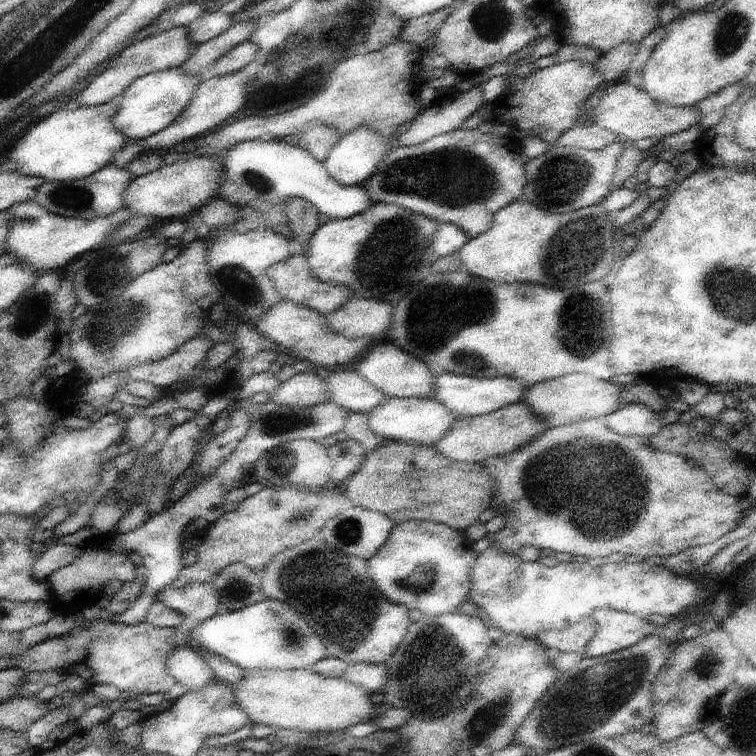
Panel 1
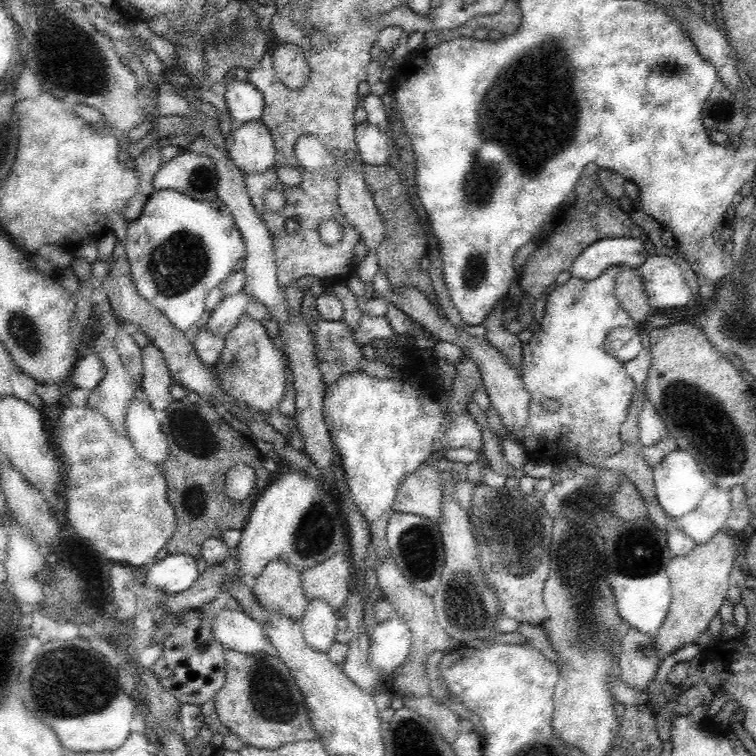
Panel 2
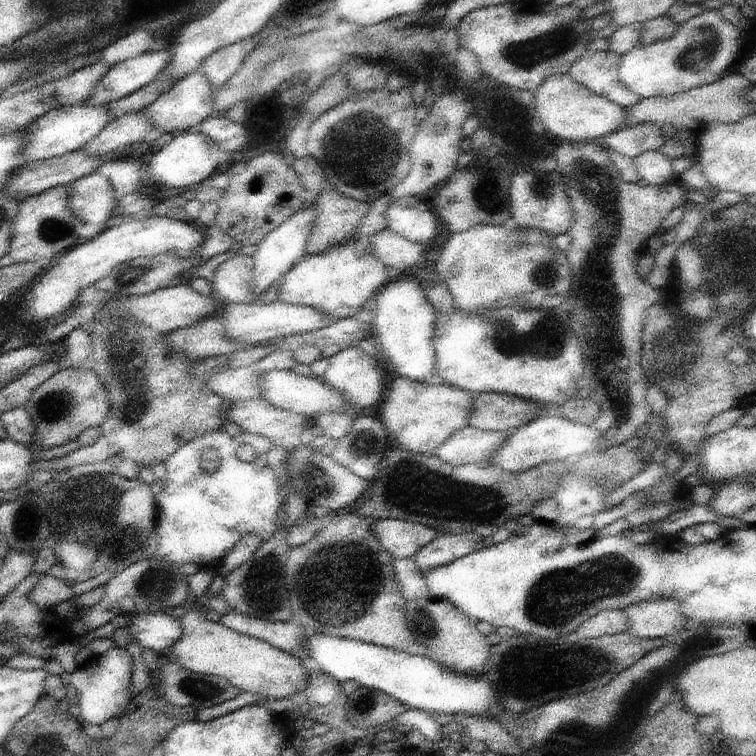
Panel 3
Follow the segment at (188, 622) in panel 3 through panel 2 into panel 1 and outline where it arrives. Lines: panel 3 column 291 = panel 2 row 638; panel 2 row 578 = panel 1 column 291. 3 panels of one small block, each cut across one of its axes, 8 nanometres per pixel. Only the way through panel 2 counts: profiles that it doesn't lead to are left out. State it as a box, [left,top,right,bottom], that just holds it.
[233,670,375,734]

